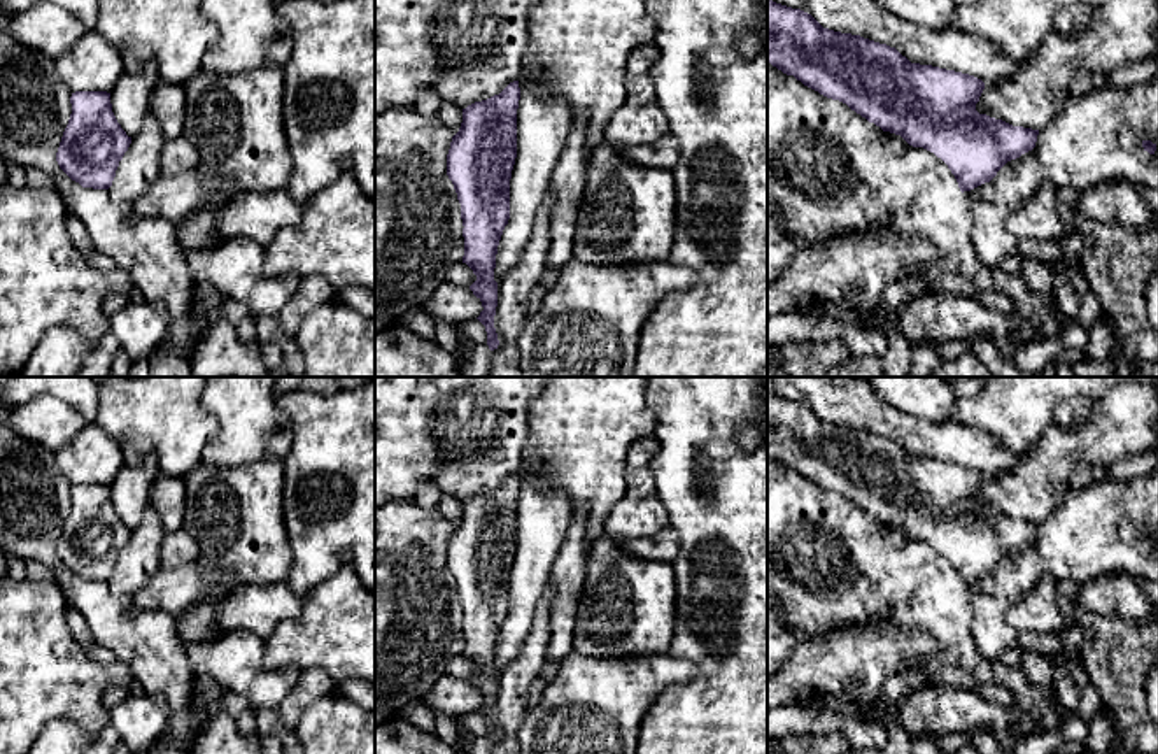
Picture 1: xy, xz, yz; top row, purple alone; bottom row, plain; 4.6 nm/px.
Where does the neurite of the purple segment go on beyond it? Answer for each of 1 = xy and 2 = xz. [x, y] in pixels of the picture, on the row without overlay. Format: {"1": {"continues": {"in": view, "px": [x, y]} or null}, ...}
{"1": {"continues": null}, "2": {"continues": null}}

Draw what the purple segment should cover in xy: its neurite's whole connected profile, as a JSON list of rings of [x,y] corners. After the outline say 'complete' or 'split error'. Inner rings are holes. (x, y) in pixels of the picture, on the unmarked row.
[[[75,484],[70,496],[72,507],[56,554],[82,580],[109,582],[131,530],[112,505],[110,486]]]; complete

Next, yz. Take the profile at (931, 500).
[[[767,393],[767,456],[846,496],[883,524],[934,545],[948,558],[962,586],[990,575],[1007,554],[1032,544],[1037,535],[1039,523],[1013,519],[976,503],[985,482],[981,472],[911,456],[895,440],[823,421],[811,407],[773,393]]]; complete

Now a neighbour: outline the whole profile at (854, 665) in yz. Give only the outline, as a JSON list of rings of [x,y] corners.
[[[902,630],[843,631],[818,642],[801,644],[780,670],[767,677],[767,710],[804,707],[820,693],[869,707],[878,700],[890,675],[937,659],[939,652],[941,647],[930,635]]]

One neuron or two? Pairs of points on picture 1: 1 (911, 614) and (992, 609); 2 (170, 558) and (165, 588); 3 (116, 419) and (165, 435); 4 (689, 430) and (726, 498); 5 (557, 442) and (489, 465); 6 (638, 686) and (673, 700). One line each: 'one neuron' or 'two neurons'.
1: two neurons
2: two neurons
3: one neuron
4: one neuron
5: two neurons
6: two neurons

